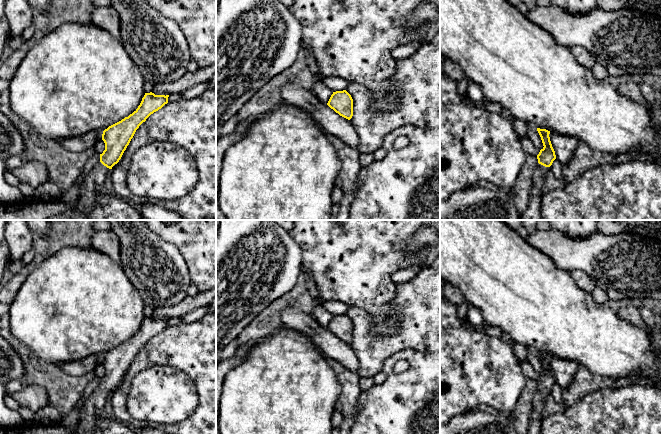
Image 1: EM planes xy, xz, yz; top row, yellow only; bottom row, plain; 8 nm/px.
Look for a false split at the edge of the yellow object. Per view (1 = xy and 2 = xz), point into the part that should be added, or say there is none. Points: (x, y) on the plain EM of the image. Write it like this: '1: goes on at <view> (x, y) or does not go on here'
1: goes on at xy (90, 414)
2: does not go on here

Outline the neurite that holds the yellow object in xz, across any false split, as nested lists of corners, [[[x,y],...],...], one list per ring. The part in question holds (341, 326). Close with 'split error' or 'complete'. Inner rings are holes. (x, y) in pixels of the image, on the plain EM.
[[[346,314],[333,316],[327,329],[348,344],[353,340],[353,323]]]; complete

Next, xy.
[[[145,317],[138,332],[121,345],[109,350],[103,355],[102,364],[105,374],[100,378],[100,384],[86,399],[80,411],[78,431],[80,434],[91,434],[101,417],[106,399],[119,386],[124,375],[133,362],[139,350],[154,336],[168,327],[169,319]]]; split error

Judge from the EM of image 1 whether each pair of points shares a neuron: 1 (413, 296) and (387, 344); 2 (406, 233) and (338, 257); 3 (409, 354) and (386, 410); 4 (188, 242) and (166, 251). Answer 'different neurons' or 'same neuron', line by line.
1: same neuron
2: same neuron
3: same neuron
4: different neurons

